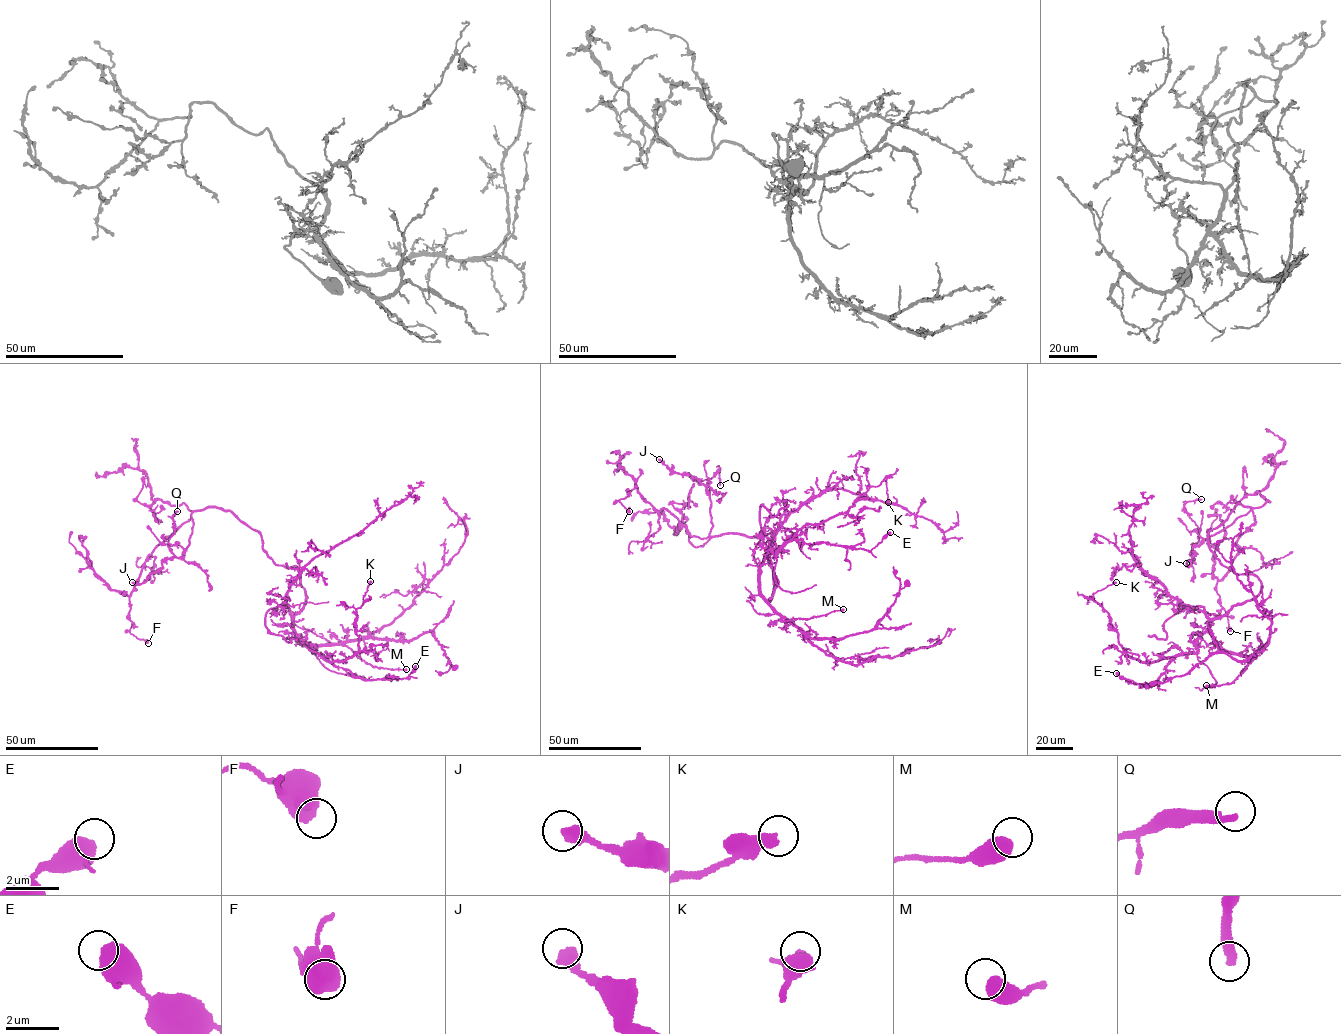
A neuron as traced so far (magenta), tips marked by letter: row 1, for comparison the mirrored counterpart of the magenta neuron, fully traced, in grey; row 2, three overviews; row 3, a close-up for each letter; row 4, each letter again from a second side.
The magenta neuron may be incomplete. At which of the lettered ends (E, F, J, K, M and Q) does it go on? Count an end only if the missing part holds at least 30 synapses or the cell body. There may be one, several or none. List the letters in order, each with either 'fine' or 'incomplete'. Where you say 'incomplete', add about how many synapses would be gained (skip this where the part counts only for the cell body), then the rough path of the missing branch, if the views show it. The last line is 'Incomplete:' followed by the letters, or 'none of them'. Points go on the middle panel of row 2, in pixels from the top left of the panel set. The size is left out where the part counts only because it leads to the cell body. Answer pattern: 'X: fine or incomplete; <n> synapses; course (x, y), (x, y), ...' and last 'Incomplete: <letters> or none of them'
E: fine
F: fine
J: fine
K: fine
M: fine
Q: fine
Incomplete: none of them

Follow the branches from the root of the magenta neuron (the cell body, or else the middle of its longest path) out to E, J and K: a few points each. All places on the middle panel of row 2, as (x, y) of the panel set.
E: (771, 596), (767, 601), (777, 581), (766, 557), (769, 550), (776, 555), (794, 539), (870, 550), (890, 532)
J: (771, 596), (769, 558), (776, 531), (710, 536), (706, 486), (659, 459)
K: (771, 596), (767, 601), (777, 581), (768, 551), (776, 555), (806, 525), (844, 513), (884, 480), (888, 502)

